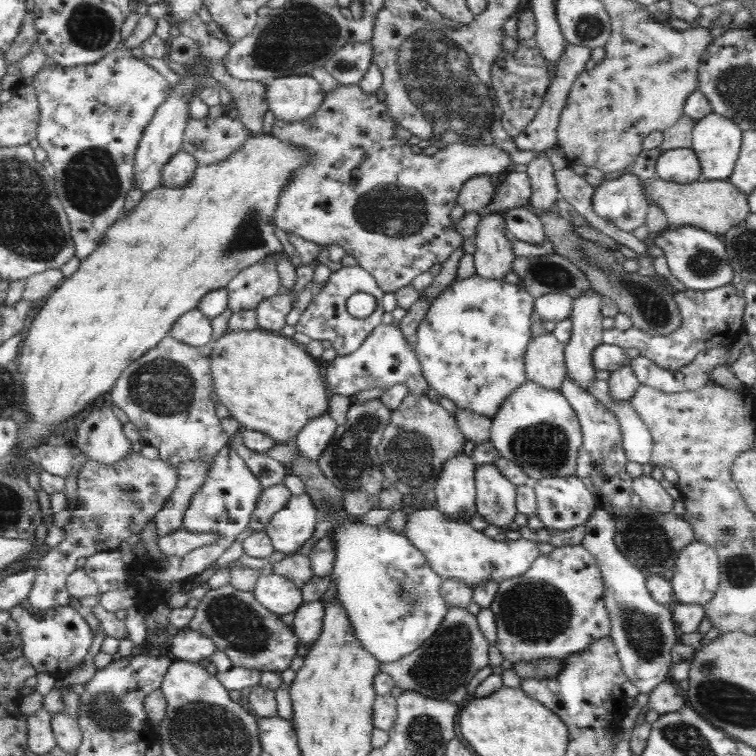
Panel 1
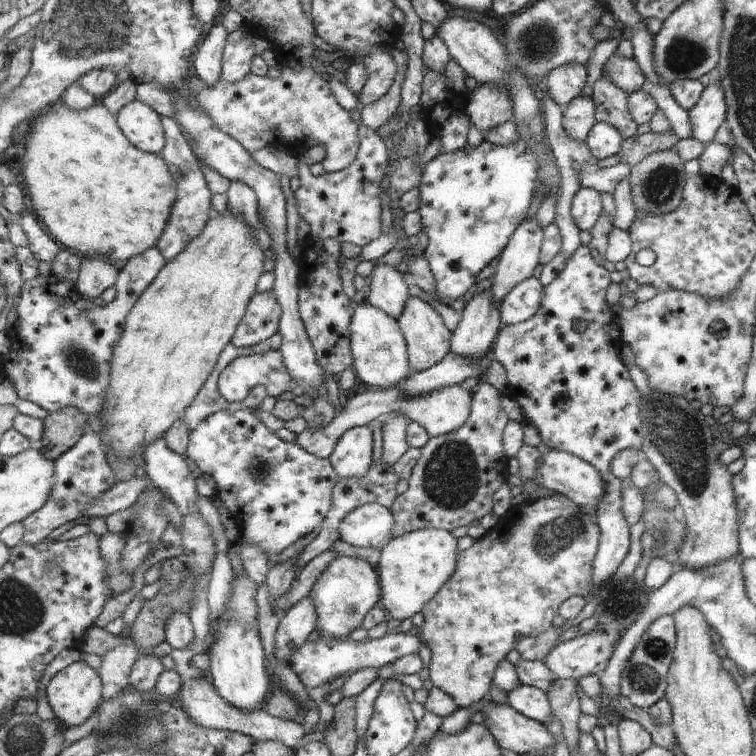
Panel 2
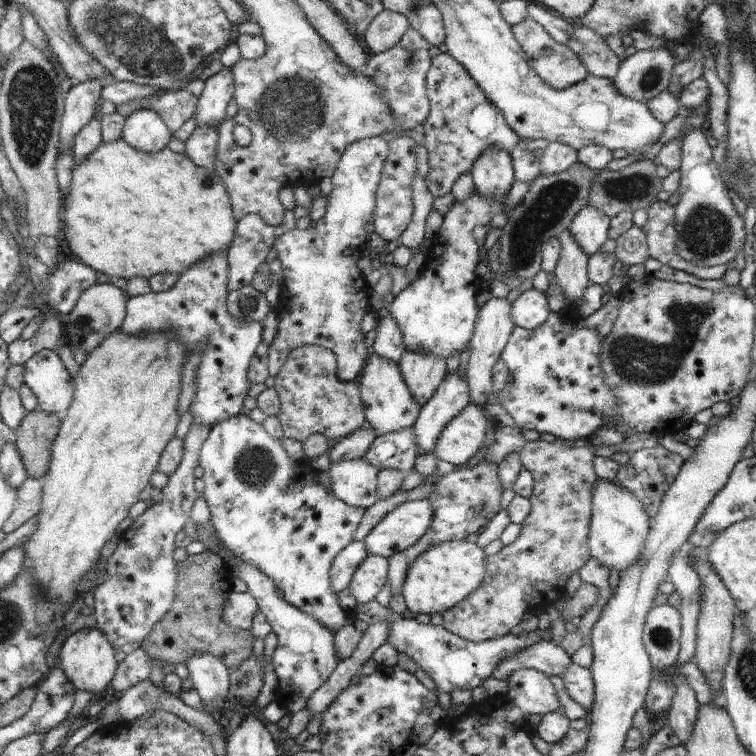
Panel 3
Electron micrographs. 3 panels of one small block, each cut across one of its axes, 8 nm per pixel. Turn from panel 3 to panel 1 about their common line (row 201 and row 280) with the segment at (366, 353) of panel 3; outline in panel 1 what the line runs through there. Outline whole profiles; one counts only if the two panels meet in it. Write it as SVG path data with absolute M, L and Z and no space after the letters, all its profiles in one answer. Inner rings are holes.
M361 266L341 267L332 272L329 280L325 283L320 292L312 297L307 308L300 315L300 319L294 328L297 332L306 334L313 340L329 340L333 342L333 348L339 354L351 354L355 352L369 338L369 335L381 325L383 318L383 297L386 292L380 287L376 277ZM358 292L372 294L377 298L377 310L367 318L353 316L347 306L349 297Z

